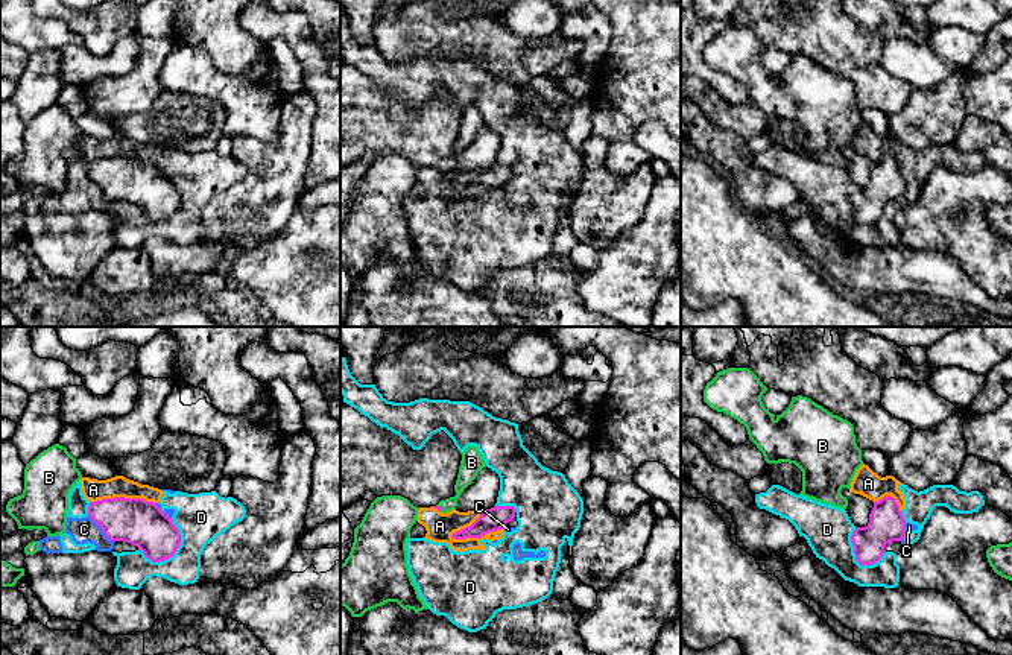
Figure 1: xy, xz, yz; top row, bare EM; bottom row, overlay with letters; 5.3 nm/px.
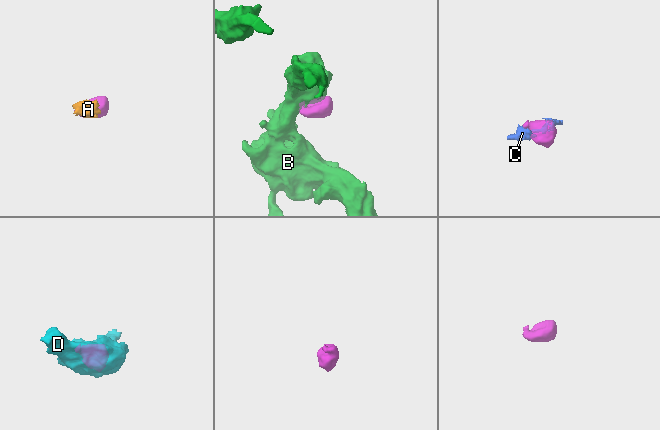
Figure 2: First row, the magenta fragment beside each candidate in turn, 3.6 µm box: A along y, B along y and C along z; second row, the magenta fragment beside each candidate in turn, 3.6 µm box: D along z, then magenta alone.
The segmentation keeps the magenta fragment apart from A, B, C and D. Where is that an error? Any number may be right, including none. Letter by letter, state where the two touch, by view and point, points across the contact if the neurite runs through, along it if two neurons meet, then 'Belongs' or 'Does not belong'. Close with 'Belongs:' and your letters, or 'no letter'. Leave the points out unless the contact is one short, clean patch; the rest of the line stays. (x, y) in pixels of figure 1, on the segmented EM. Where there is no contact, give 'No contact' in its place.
A: Touches magenta at xz (476, 537). Does not belong
B: Touches magenta at xz (439, 506). Boundary: xz (436, 505), (442, 509). Does not belong
C: Touches magenta at xy (101, 528). Does not belong
D: Touches magenta at xy (178, 546). Does not belong
Belongs: no letter

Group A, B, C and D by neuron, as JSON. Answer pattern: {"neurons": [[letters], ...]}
{"neurons": [["A", "C", "D"], ["B"]]}

